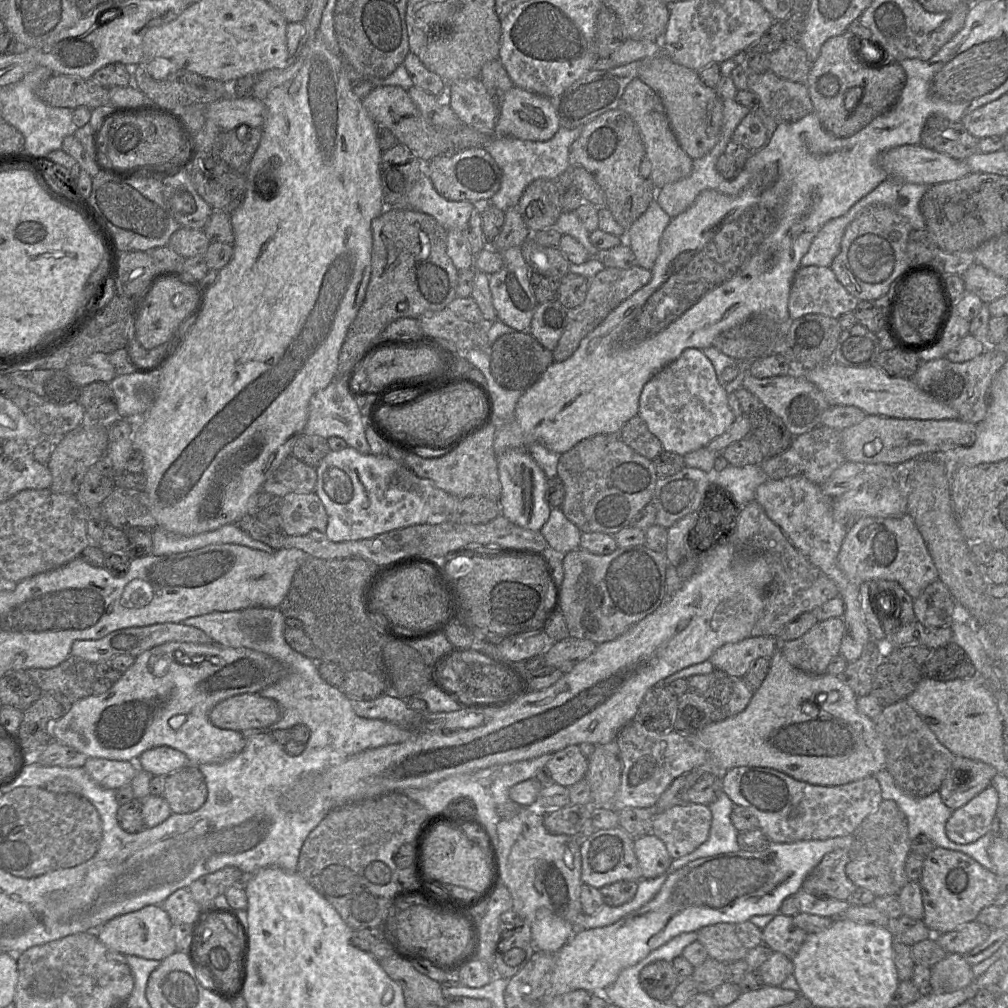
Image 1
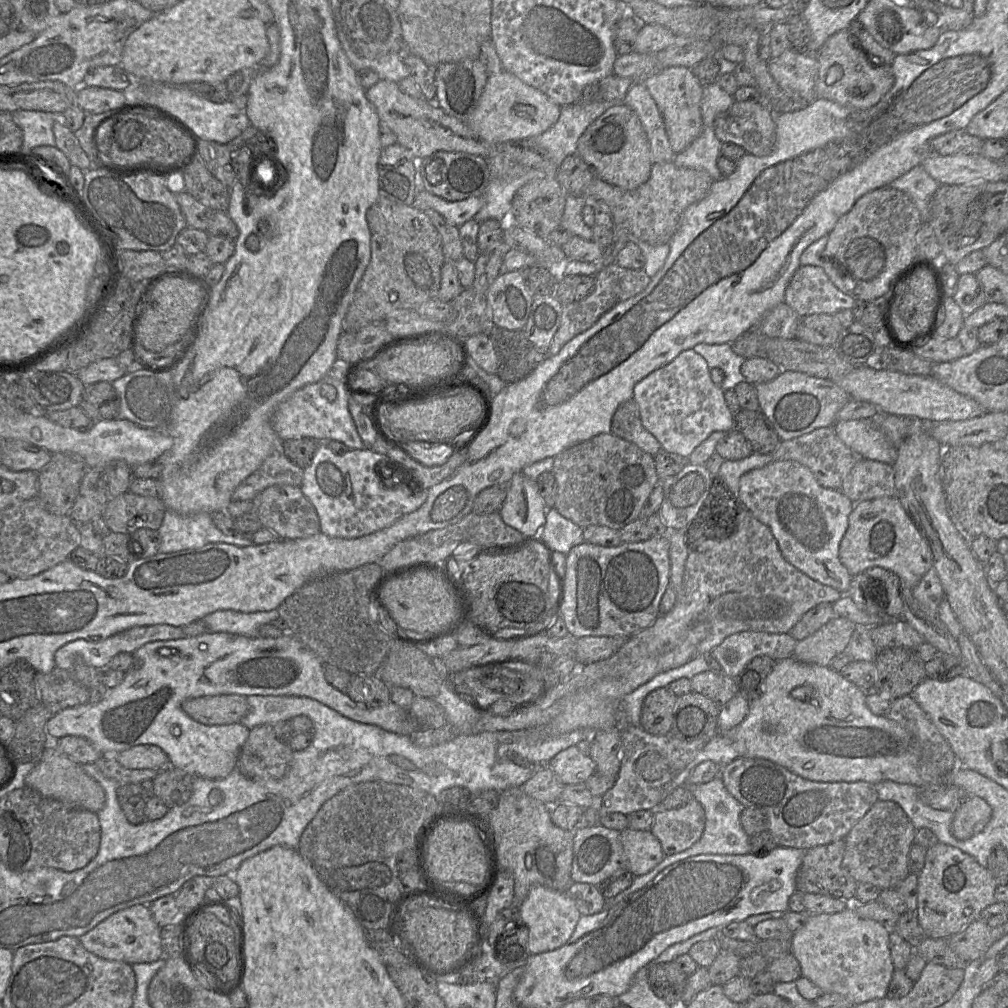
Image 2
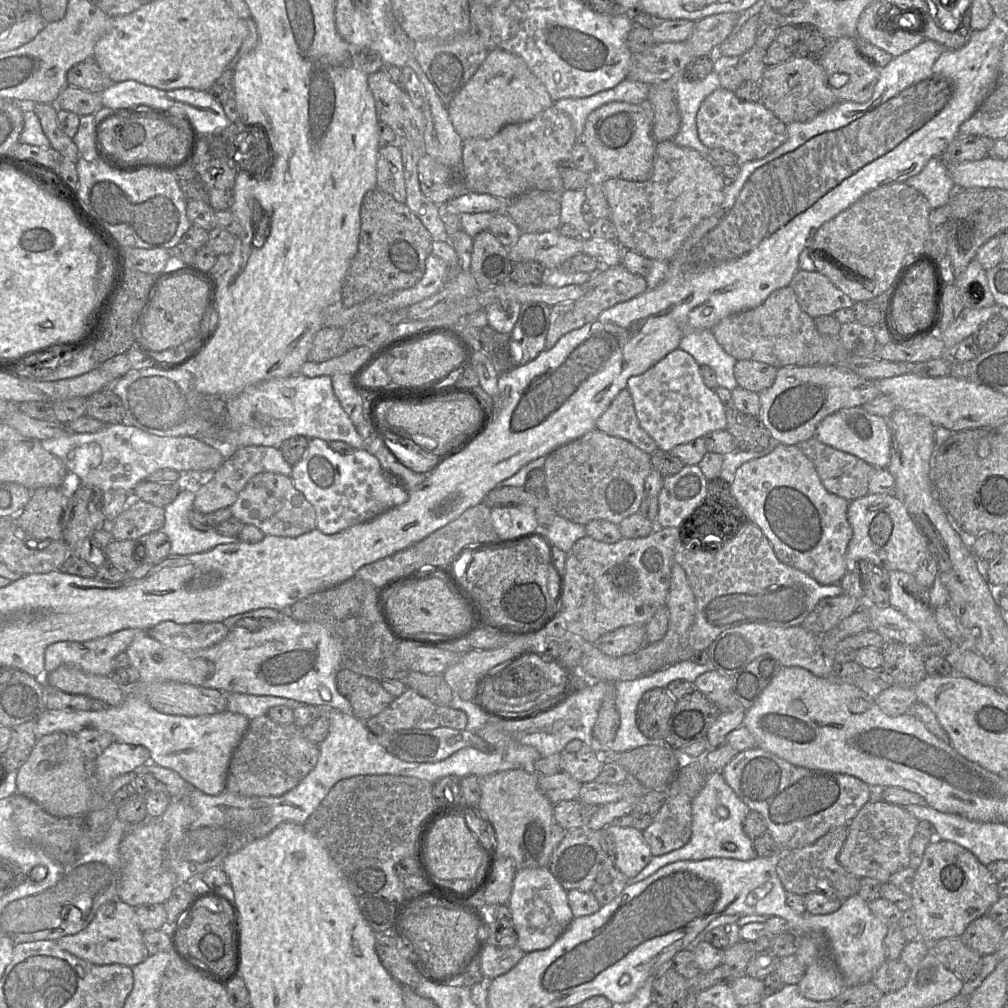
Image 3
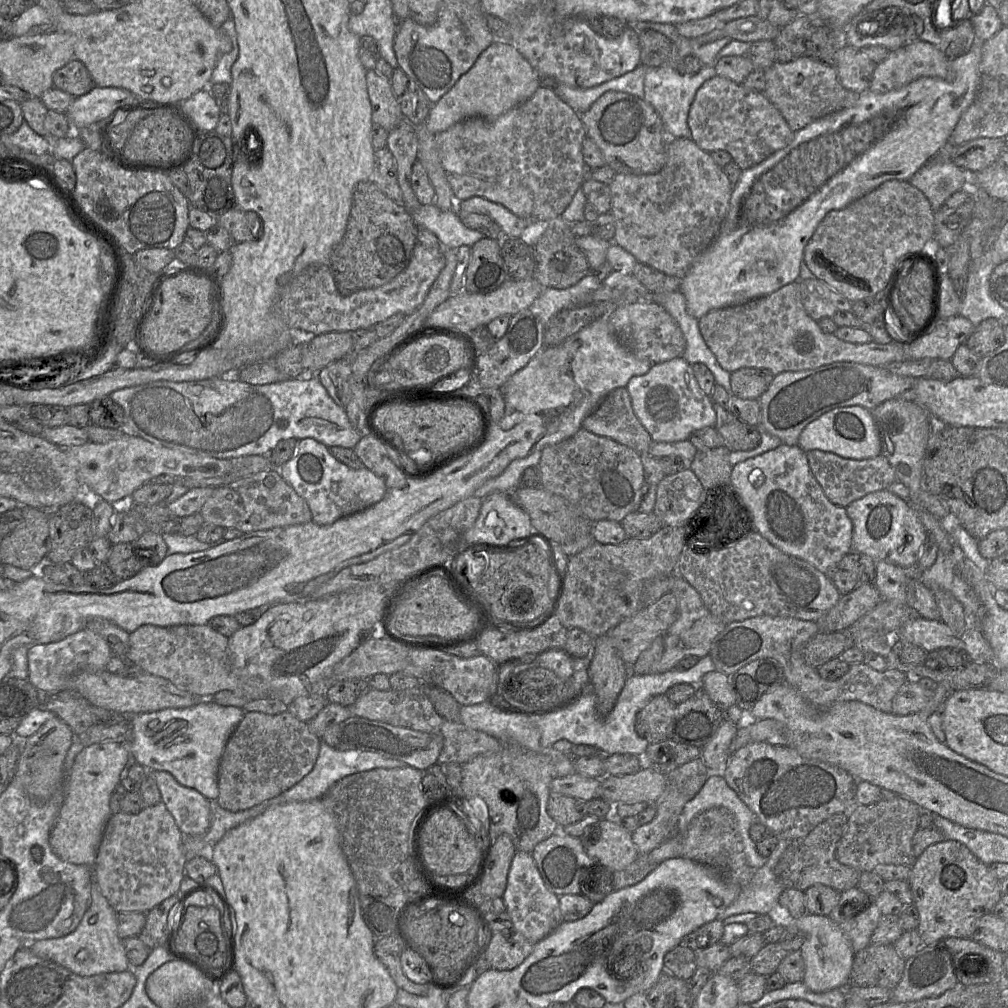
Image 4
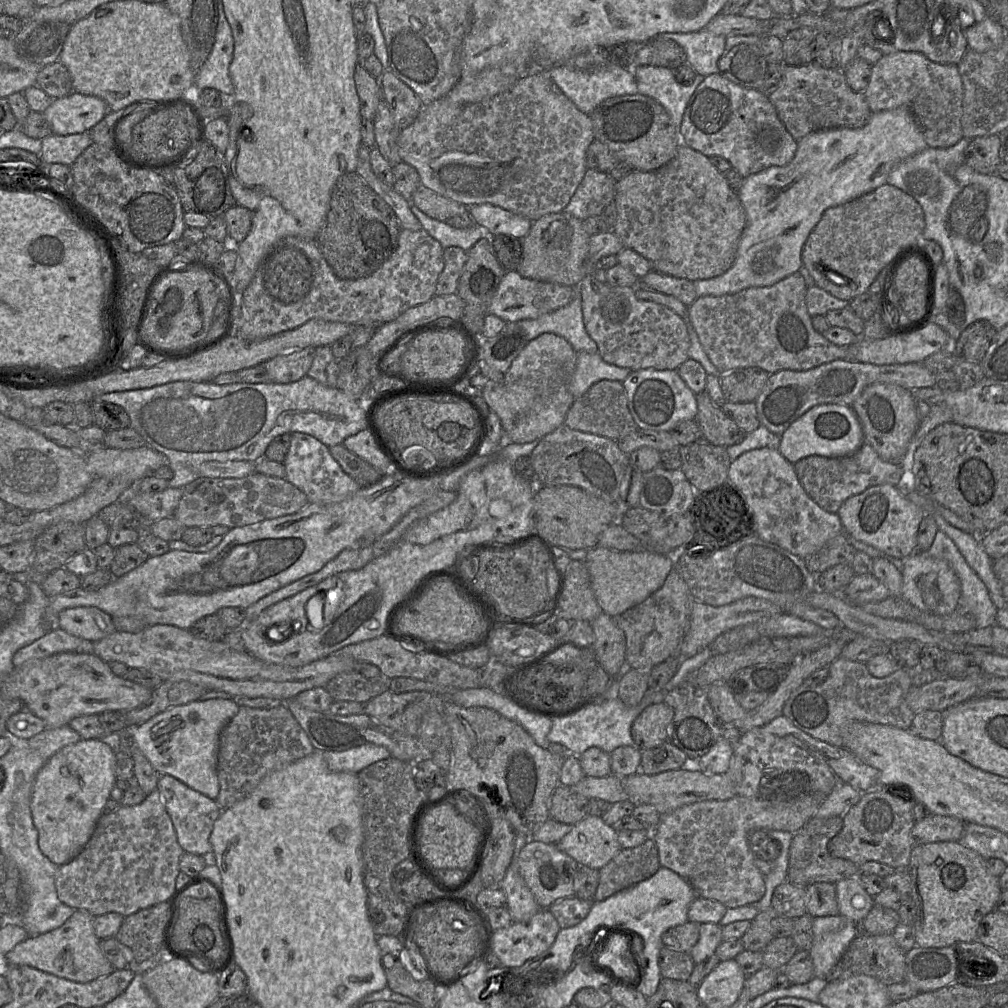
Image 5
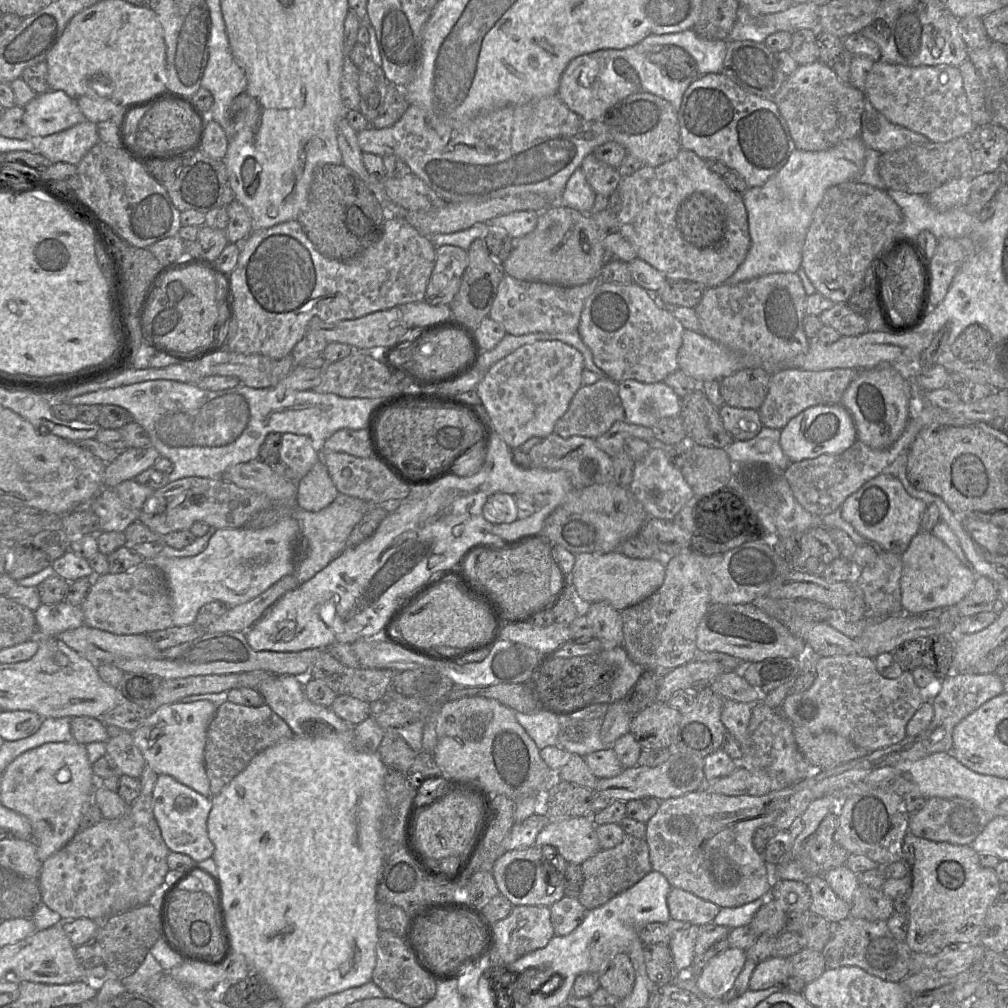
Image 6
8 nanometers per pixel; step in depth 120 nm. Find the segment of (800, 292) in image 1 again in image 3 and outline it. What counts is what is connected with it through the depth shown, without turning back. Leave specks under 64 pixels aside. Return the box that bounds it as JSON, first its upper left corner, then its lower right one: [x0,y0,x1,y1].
[789,270,855,319]

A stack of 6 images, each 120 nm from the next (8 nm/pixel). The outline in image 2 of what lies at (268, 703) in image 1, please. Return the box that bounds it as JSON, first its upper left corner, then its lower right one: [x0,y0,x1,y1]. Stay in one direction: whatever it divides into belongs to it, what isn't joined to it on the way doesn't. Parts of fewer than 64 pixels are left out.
[182,694,249,725]

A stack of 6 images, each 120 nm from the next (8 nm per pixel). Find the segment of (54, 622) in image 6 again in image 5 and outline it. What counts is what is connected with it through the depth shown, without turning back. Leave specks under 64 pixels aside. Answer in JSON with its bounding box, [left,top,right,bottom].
[55,606,116,642]

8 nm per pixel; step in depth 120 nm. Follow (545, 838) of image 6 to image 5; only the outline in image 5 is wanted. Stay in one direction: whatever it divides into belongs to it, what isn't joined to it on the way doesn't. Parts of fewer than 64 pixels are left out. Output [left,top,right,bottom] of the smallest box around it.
[556,815,621,869]

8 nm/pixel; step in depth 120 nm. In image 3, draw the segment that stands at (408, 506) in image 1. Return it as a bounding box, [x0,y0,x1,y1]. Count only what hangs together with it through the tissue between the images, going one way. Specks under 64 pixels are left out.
[292,438,409,534]

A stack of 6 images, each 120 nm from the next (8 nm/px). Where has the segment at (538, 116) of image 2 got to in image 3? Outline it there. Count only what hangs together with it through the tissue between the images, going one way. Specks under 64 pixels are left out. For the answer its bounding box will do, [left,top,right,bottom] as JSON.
[447,47,554,140]

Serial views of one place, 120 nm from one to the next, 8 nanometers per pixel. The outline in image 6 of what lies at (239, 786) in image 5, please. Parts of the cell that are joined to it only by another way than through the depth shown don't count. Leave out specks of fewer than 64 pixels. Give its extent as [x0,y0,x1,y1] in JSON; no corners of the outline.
[204,700,293,796]

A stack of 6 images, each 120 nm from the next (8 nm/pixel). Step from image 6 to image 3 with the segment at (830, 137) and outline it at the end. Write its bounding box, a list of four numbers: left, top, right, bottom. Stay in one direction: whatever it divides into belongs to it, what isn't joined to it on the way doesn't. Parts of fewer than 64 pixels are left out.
[760,56,839,123]

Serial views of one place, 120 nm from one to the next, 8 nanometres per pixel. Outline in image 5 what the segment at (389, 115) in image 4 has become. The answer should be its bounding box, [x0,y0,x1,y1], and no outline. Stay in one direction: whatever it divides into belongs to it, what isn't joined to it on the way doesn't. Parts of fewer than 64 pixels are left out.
[354,63,382,121]

